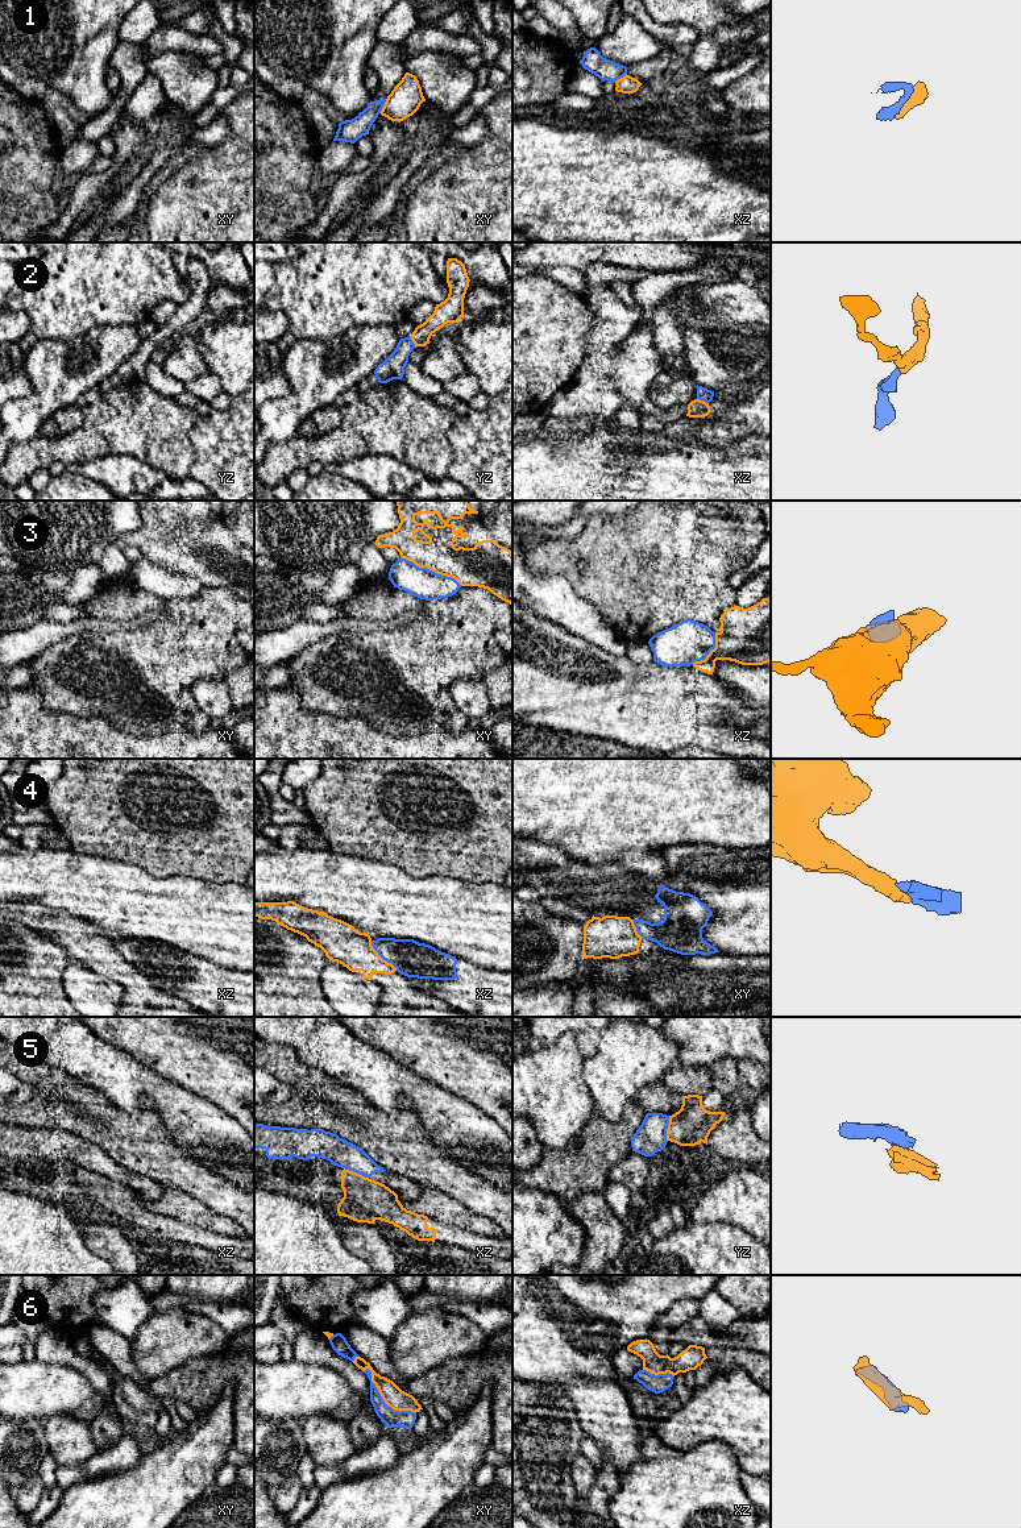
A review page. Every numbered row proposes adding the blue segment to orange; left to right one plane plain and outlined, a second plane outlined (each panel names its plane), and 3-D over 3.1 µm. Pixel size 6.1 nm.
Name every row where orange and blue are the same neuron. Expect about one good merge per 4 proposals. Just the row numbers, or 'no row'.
2

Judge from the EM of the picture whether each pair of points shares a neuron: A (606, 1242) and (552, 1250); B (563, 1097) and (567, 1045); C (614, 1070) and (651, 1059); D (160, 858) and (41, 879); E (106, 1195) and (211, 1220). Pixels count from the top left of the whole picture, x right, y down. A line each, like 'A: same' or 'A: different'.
A: different
B: same
C: same
D: different
E: different

